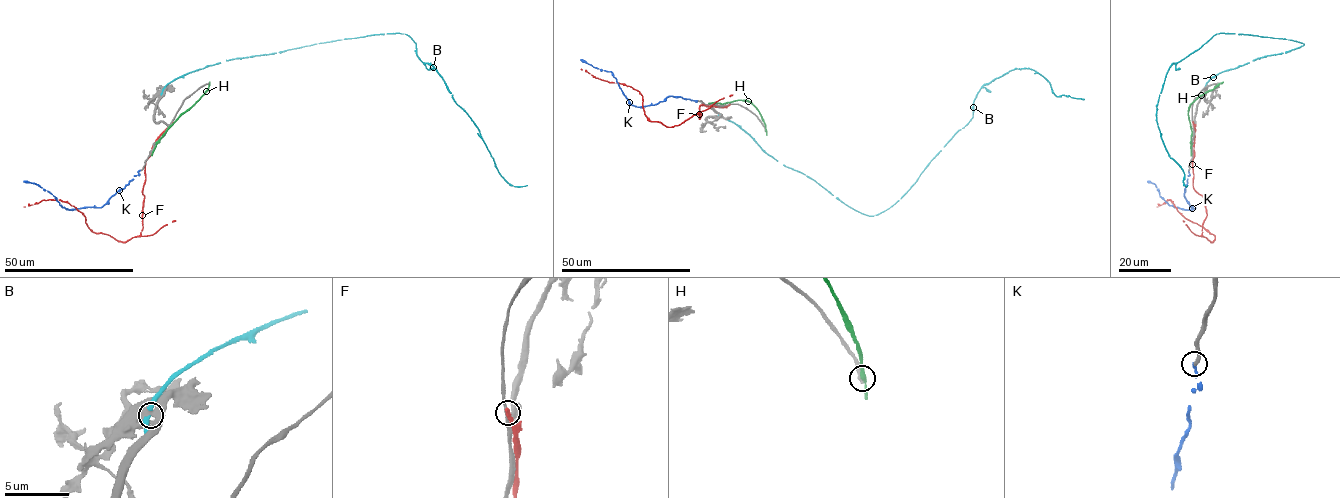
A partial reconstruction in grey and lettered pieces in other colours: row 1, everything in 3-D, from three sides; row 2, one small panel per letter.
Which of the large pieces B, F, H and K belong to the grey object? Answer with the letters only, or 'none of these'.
K

